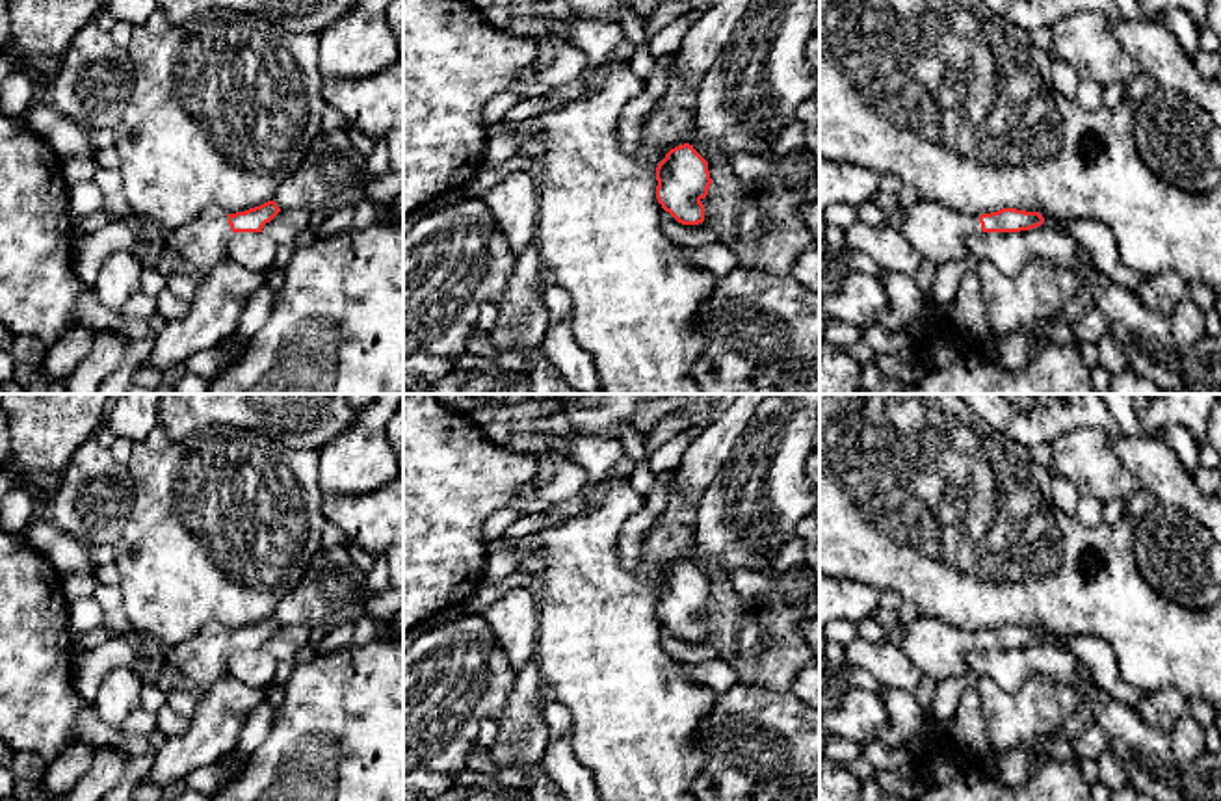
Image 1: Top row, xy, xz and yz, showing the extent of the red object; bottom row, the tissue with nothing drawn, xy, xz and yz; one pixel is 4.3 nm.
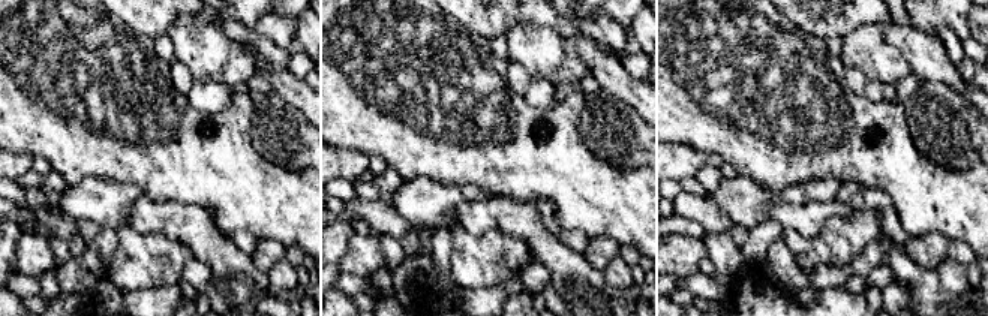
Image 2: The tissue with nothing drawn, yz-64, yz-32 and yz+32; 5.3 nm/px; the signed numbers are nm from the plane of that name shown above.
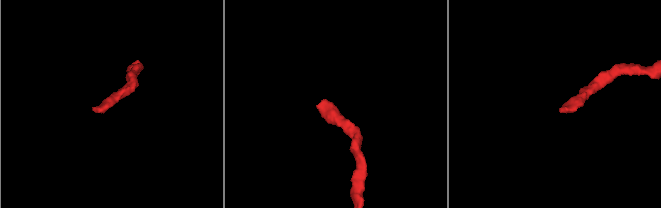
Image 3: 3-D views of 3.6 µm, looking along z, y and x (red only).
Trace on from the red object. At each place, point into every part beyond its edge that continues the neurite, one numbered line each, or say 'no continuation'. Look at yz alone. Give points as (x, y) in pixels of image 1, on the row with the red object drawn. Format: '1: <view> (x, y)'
1: yz (939, 233)

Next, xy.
1: xy (201, 242)

